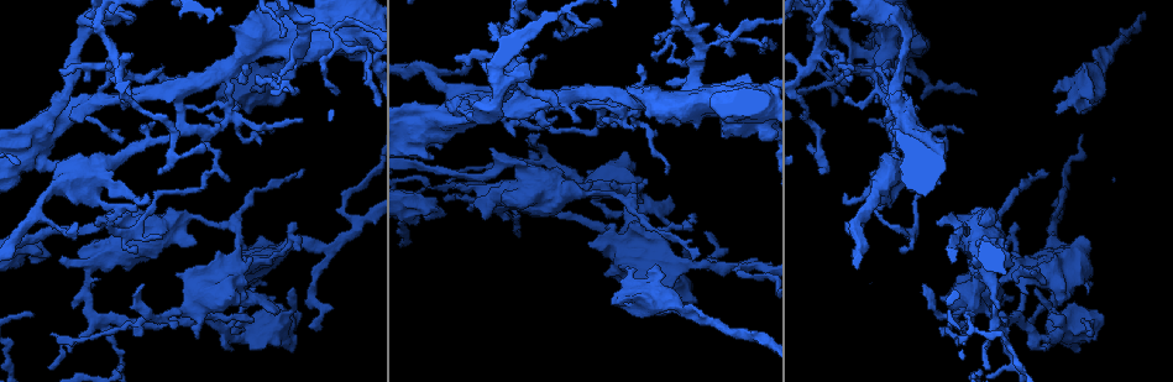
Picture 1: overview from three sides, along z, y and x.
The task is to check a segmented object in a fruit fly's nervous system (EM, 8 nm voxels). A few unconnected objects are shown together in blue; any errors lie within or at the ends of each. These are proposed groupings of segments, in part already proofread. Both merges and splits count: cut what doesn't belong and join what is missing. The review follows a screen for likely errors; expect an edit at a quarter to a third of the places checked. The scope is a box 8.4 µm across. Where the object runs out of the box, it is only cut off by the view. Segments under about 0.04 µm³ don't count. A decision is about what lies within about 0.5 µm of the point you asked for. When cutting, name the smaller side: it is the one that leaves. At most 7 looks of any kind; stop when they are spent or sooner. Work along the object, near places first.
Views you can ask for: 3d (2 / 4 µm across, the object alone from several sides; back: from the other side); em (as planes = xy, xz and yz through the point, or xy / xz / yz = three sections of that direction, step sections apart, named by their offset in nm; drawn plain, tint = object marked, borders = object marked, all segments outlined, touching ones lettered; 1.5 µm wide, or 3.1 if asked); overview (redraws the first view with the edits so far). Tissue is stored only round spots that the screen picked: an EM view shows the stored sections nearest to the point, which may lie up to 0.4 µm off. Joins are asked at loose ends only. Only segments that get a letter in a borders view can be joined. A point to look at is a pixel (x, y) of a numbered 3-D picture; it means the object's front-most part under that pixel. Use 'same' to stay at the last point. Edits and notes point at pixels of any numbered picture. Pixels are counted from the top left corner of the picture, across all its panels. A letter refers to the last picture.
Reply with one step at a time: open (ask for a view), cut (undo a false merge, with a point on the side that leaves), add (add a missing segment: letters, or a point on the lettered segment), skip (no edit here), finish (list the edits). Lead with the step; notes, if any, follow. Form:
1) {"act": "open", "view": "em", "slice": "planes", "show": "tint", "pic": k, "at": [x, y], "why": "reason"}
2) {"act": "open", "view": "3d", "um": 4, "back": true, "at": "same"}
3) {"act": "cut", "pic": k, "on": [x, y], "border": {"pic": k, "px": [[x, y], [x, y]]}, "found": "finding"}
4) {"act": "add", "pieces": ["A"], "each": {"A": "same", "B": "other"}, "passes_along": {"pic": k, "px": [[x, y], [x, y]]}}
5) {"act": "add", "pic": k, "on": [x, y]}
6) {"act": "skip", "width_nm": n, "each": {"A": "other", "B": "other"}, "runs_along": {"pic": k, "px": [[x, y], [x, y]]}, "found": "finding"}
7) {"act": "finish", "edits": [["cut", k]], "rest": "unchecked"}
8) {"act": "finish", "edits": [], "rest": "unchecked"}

{"act": "open", "view": "em", "slice": "planes", "show": "plain", "pic": 1, "at": [474, 60], "why": "free end"}

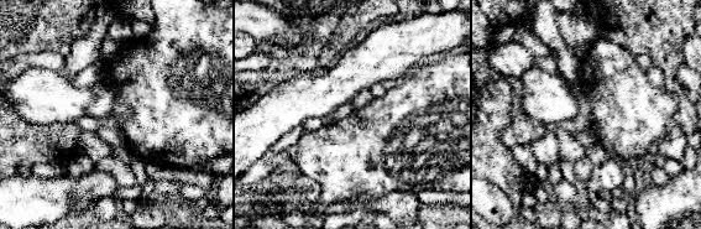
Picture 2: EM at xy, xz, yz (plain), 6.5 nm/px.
{"act": "open", "view": "em", "slice": "planes", "show": "borders", "at": "same", "why": "what lies round it"}

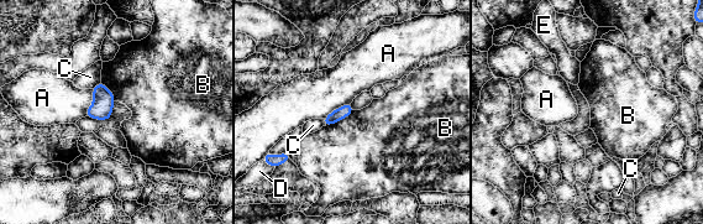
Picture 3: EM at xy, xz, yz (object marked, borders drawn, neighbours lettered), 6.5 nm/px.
{"act": "skip", "width_nm": 80, "each": {"A": "other", "B": "other", "C": "other", "D": "other", "E": "other"}, "border": {"pic": 3, "px": [[353, 110], [325, 126]]}, "found": "no lettered segment goes on from it"}

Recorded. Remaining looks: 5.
{"act": "open", "view": "3d", "um": 2, "pic": 1, "at": [58, 160], "why": "free end"}

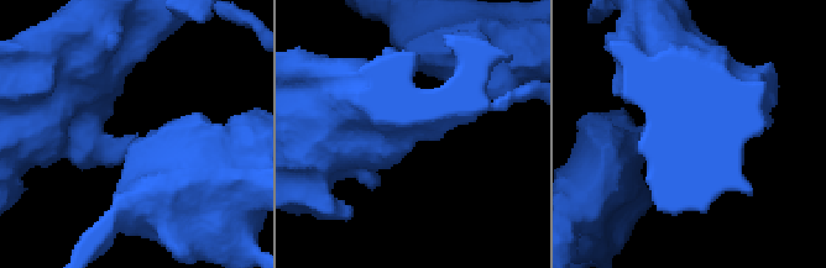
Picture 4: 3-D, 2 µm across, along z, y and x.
{"act": "open", "view": "em", "slice": "planes", "show": "borders", "pic": 4, "at": [136, 133], "why": "shape alone is not enough"}

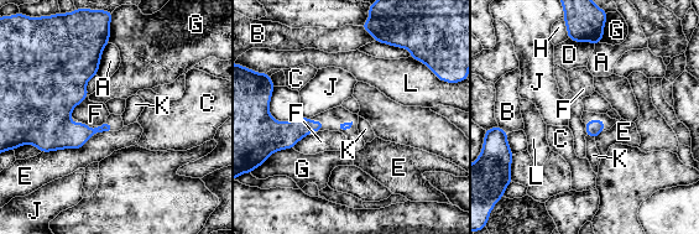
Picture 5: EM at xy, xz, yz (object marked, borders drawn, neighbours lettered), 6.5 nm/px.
{"act": "skip", "longest_contact_nm": ["E", 360], "each": {"A": "other", "B": "other", "C": "other", "D": "other", "E": "other", "F": "other", "G": "other", "H": "other", "J": "other", "K": "other", "L": "other"}, "border": {"pic": 5, "px": [[587, 135], [594, 139]]}, "found": "none of them fits"}

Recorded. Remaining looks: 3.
{"act": "open", "view": "3d", "um": 4, "pic": 1, "at": [227, 116]}

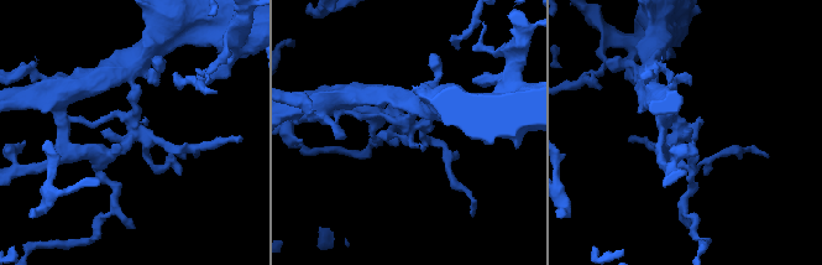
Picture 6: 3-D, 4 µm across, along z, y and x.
{"act": "open", "view": "em", "slice": "planes", "show": "borders", "pic": 6, "at": [677, 129], "why": "shape alone is not enough"}

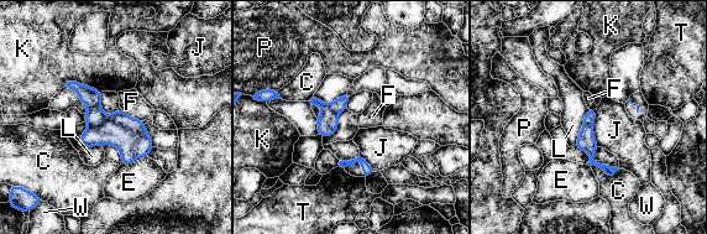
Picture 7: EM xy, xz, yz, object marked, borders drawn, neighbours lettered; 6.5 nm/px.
{"act": "skip", "longest_contact_nm": ["K", 260], "each": {"C": "other", "E": "other", "F": "other", "J": "other", "K": "other", "L": "other", "P": "other", "T": "other", "W": "other"}, "found": "one cell here"}

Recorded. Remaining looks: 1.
{"act": "finish", "edits": [], "rest": "unchecked"}

